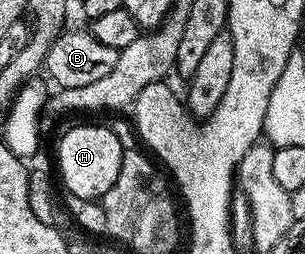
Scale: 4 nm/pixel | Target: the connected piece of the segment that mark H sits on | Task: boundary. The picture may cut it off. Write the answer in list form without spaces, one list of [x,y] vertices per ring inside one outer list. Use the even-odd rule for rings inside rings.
[[[77,124],[61,136],[57,144],[59,180],[65,183],[64,191],[81,199],[100,201],[115,185],[123,161],[124,147],[119,138],[104,124]]]

